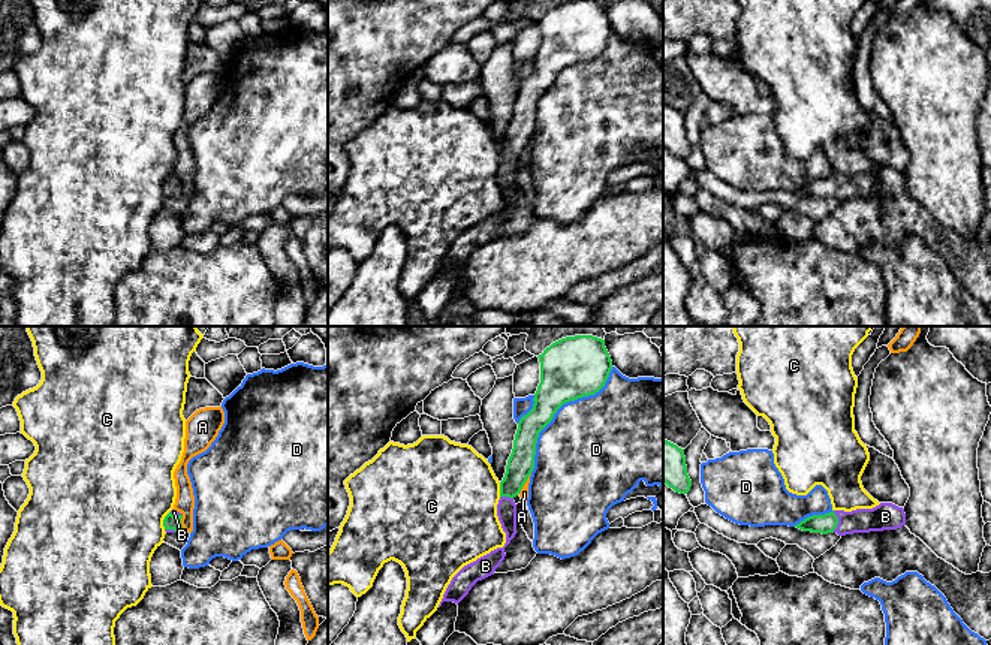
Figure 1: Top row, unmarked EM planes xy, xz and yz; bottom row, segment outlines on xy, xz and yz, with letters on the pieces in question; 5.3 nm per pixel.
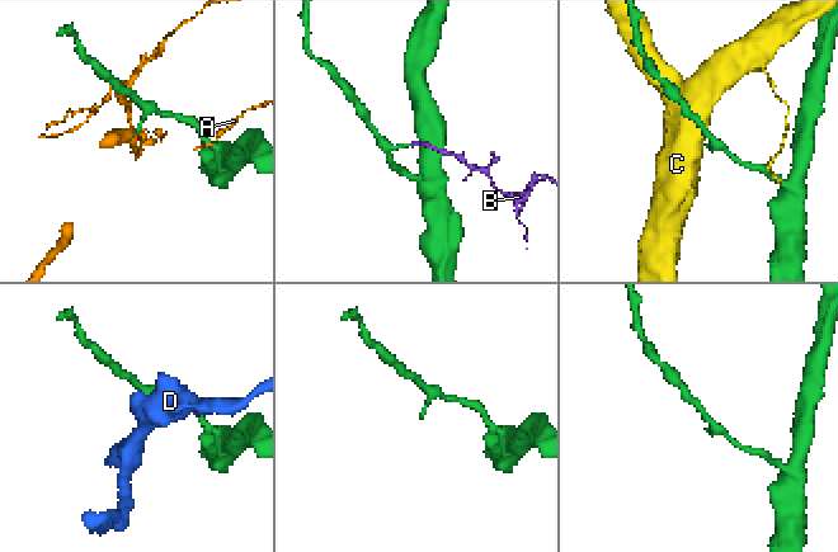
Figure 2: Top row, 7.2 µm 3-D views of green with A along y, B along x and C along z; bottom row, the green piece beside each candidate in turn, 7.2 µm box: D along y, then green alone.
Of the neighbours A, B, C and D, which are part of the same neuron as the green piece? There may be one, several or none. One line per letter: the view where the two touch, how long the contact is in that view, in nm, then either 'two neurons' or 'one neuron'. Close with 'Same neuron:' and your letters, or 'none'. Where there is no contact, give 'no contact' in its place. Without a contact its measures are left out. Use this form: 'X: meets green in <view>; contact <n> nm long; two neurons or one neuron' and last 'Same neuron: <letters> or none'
A: meets green in xz; contact 130 nm long; two neurons
B: meets green in yz; contact 120 nm long; one neuron
C: meets green in xy; contact 110 nm long; two neurons
D: meets green in xz; contact 750 nm long; two neurons
Same neuron: B

